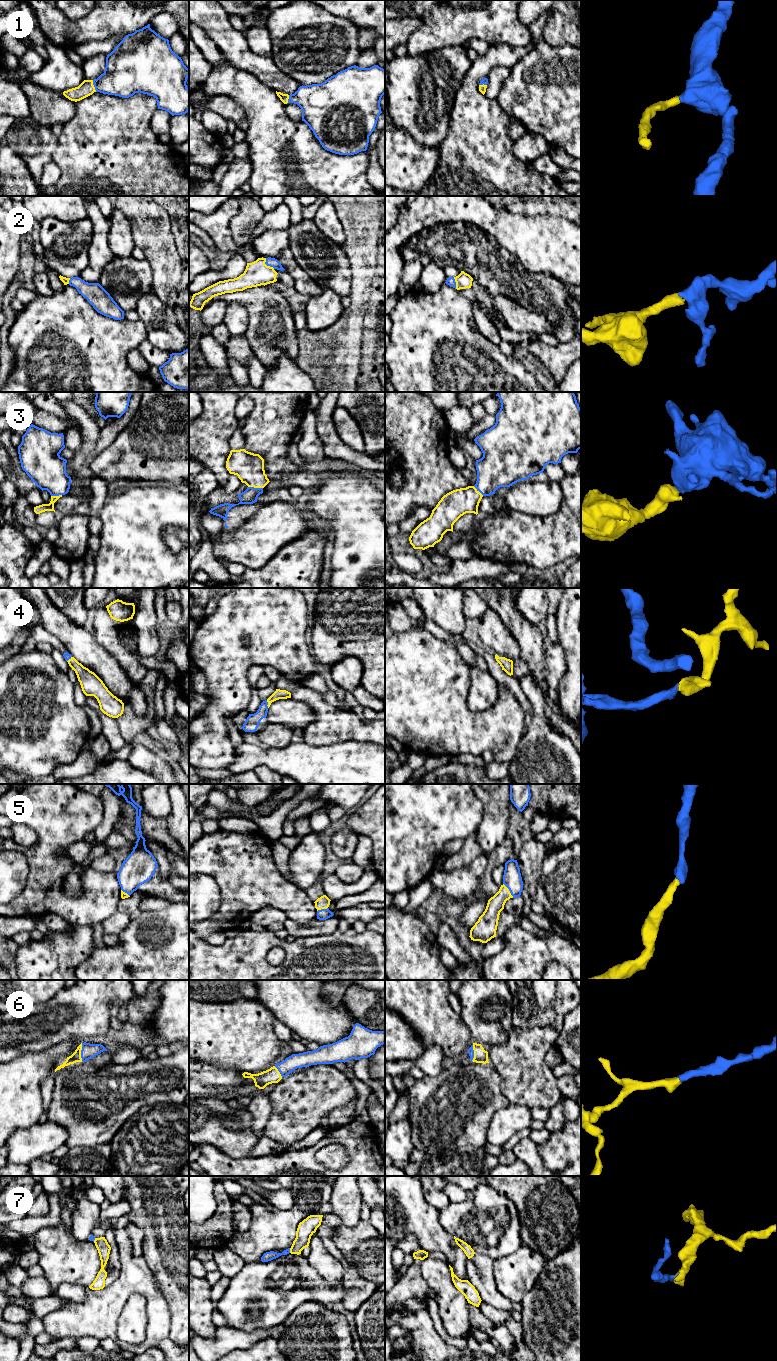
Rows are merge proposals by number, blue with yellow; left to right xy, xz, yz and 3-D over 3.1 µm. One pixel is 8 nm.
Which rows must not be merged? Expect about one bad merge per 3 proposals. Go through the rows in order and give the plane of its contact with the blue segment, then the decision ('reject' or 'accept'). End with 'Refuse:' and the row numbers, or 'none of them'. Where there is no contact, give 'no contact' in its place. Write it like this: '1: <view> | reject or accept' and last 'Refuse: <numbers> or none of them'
1: xy | accept
2: xz | accept
3: xz | accept
4: xz | accept
5: yz | accept
6: xy | accept
7: xz | reject
Refuse: 7

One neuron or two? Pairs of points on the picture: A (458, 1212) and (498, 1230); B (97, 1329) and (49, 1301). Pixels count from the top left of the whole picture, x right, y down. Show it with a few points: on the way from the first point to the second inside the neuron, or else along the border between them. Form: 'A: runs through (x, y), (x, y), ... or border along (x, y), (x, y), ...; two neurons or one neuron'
A: border along (472, 1201), (472, 1209), (462, 1217), (455, 1235); two neurons
B: border along (63, 1300), (58, 1308), (47, 1312), (41, 1318); two neurons

